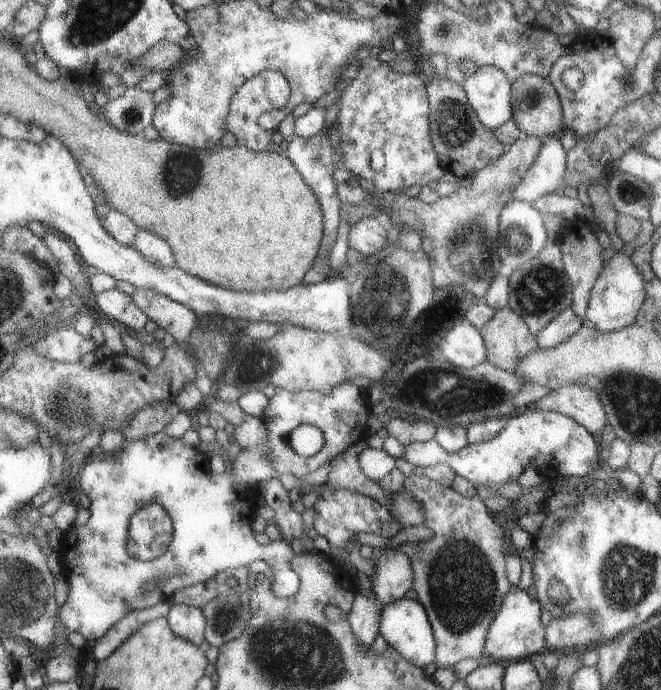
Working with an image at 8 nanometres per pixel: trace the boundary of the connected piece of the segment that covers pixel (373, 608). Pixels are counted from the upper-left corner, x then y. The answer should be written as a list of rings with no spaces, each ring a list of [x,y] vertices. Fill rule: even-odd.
[[[355,591],[354,597],[346,614],[351,634],[355,636],[357,644],[367,650],[378,634],[380,605],[373,596],[363,596]]]

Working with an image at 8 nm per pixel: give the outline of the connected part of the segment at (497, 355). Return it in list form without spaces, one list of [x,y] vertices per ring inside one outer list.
[[[512,306],[496,310],[479,332],[486,361],[503,370],[513,370],[525,354],[536,348],[535,335]]]

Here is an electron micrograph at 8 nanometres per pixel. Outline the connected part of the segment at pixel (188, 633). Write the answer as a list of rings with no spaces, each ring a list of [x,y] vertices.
[[[177,604],[166,617],[171,630],[181,638],[197,646],[206,641],[206,618],[202,608]]]

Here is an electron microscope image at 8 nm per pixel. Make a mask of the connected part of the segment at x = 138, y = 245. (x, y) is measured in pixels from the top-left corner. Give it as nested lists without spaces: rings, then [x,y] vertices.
[[[138,229],[135,236],[133,248],[141,252],[151,264],[161,268],[173,268],[176,265],[176,258],[169,242],[165,242],[161,236],[149,232],[149,230]]]

